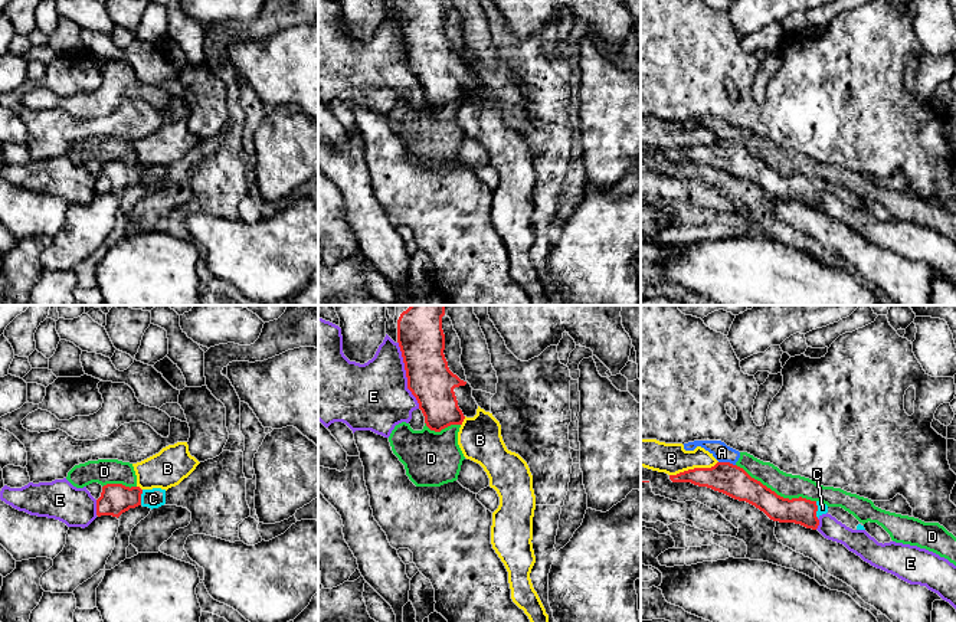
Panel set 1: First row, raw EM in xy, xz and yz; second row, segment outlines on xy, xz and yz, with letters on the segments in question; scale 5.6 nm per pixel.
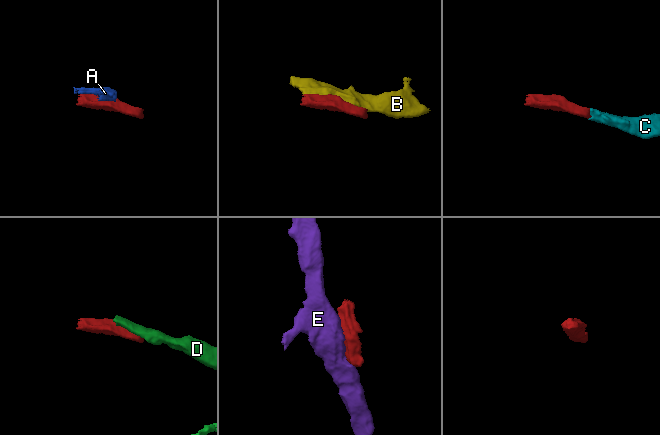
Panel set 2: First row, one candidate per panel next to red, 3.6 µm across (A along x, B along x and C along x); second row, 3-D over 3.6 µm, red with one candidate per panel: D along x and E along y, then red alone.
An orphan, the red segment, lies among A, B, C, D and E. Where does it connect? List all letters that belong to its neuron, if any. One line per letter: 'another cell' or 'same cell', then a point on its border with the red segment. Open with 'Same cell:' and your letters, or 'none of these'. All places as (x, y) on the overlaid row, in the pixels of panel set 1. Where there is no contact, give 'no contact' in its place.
Same cell: C
A: another cell; contact yz (727, 462)
B: another cell; contact yz (694, 468)
C: same cell; contact yz (817, 510)
D: another cell; contact yz (775, 493)
E: another cell; contact xz (406, 375)

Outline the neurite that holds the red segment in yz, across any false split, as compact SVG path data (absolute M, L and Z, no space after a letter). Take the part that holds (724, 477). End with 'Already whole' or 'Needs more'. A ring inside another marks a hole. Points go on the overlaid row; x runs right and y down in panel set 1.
M717 462L711 468L694 468L669 475L672 482L691 482L723 492L734 500L746 501L770 520L795 523L816 530L819 517L828 513L828 505L806 498L783 498L775 491L752 478L743 468L730 462Z. Needs more

